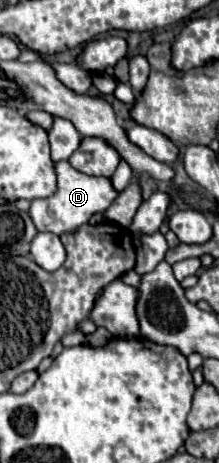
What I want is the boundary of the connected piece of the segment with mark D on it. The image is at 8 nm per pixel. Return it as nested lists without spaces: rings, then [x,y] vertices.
[[[58,161],[54,167],[56,167],[56,175],[58,175],[58,191],[46,199],[34,199],[30,205],[30,217],[38,231],[50,231],[56,235],[74,231],[76,227],[84,225],[92,215],[104,213],[118,197],[118,191],[114,189],[114,185],[108,177],[84,175],[84,173],[76,171],[68,161]]]

